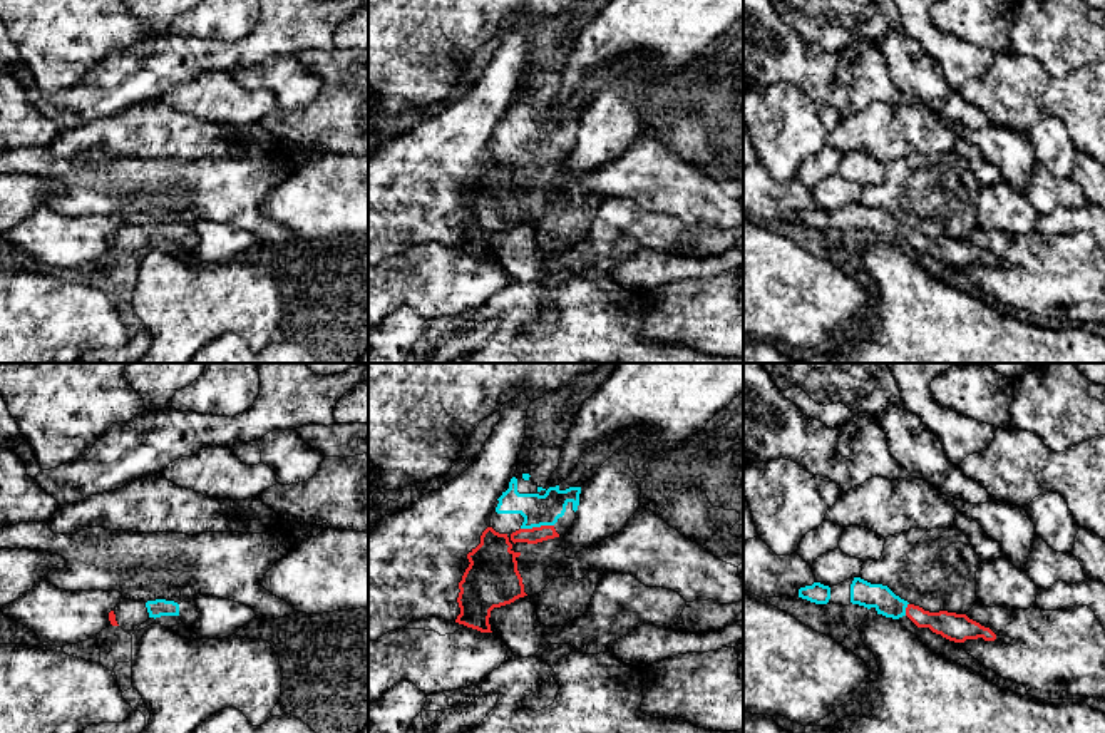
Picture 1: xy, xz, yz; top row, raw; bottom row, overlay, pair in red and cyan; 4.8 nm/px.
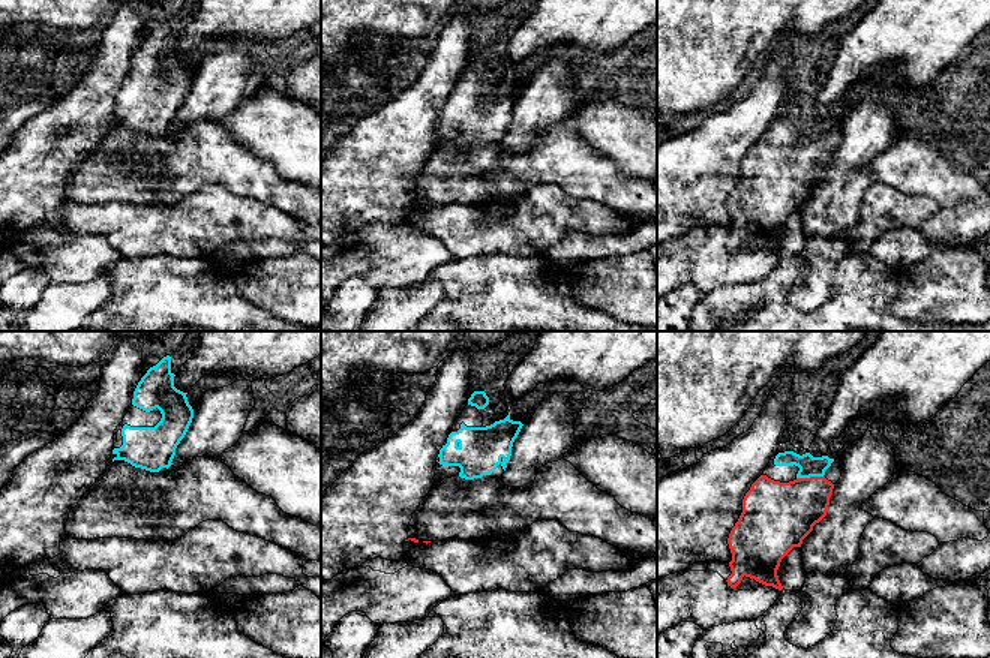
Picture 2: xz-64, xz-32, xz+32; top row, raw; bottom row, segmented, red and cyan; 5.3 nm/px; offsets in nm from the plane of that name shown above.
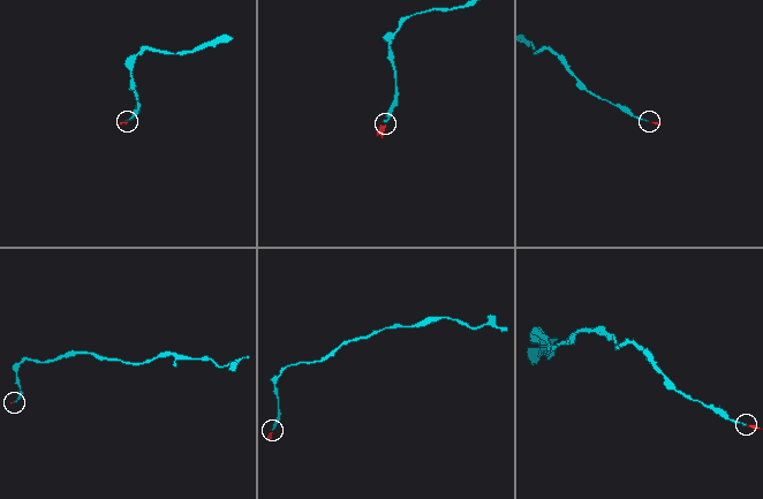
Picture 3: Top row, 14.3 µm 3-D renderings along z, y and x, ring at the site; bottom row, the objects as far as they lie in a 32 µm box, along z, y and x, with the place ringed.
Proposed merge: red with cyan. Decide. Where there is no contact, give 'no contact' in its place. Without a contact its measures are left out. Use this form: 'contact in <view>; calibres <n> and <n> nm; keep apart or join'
contact in xz; calibres 80 and 150 nm; join

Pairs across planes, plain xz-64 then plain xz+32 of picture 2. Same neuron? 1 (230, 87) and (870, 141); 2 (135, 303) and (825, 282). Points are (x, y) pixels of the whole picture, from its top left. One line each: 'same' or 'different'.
1: same
2: different

